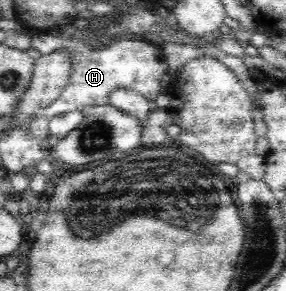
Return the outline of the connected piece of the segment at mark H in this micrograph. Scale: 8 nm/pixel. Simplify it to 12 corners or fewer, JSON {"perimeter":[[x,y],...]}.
{"perimeter":[[35,28],[40,55],[74,58],[64,91],[39,117],[106,105],[121,88],[152,102],[161,48],[126,39],[98,51]]}

